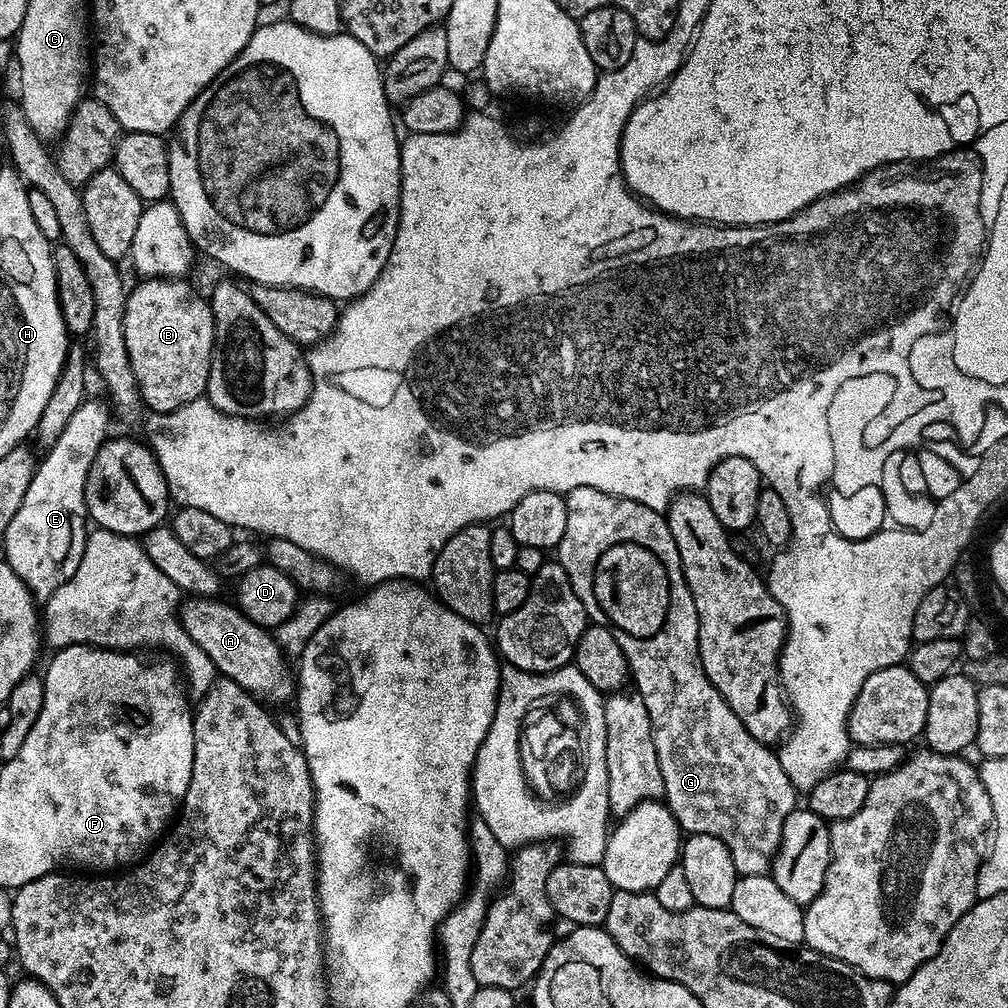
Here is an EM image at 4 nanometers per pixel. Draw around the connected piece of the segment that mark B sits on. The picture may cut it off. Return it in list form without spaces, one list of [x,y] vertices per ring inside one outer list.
[[[184,278],[141,279],[140,285],[128,292],[128,301],[124,304],[126,354],[140,387],[141,401],[154,412],[173,412],[178,406],[186,406],[186,402],[201,399],[208,386],[212,352],[216,349],[214,314],[209,297],[188,282]]]

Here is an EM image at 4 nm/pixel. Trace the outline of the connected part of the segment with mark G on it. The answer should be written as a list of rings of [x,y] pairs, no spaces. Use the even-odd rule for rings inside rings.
[[[578,486],[570,490],[566,494],[566,534],[562,534],[558,563],[566,570],[574,586],[574,594],[578,594],[580,600],[590,596],[590,592],[582,594],[580,590],[584,590],[584,582],[590,580],[594,556],[598,556],[598,552],[604,550],[610,542],[614,548],[620,548],[622,544],[634,546],[636,542],[654,548],[664,558],[672,578],[674,602],[670,616],[666,616],[662,624],[666,626],[666,634],[648,630],[640,636],[622,636],[610,622],[606,622],[606,616],[600,614],[598,608],[584,608],[591,623],[606,626],[606,630],[614,634],[614,642],[618,642],[622,654],[626,656],[631,683],[636,683],[634,691],[642,698],[642,702],[646,702],[646,714],[650,714],[650,726],[654,734],[654,750],[662,770],[663,799],[667,808],[685,833],[710,834],[714,838],[722,838],[722,842],[726,842],[726,850],[730,850],[730,858],[734,858],[734,866],[740,876],[765,875],[771,869],[780,845],[782,826],[786,826],[786,818],[790,818],[790,814],[798,807],[798,789],[790,782],[790,778],[786,778],[786,770],[782,770],[779,755],[769,745],[758,742],[758,738],[754,738],[754,734],[750,734],[750,730],[738,722],[738,714],[726,706],[722,694],[718,694],[702,670],[698,650],[698,610],[694,610],[694,598],[684,581],[678,546],[674,546],[667,519],[642,502],[606,494],[590,486]]]

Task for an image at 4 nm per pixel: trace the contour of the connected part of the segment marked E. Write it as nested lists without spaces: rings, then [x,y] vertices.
[[[88,398],[78,406],[78,410],[74,410],[70,422],[66,422],[66,430],[58,434],[58,442],[54,442],[54,446],[43,453],[44,460],[42,456],[37,463],[36,472],[26,490],[26,498],[22,498],[18,514],[10,518],[10,526],[6,526],[6,534],[2,537],[3,559],[14,570],[14,574],[18,574],[22,582],[26,582],[33,600],[37,602],[46,602],[54,594],[54,590],[62,586],[62,582],[70,582],[70,578],[74,578],[74,570],[78,570],[78,562],[82,562],[84,543],[87,542],[90,531],[88,507],[84,501],[86,478],[90,474],[90,466],[98,450],[110,436],[108,432],[110,408],[107,403],[105,404],[100,400]]]

